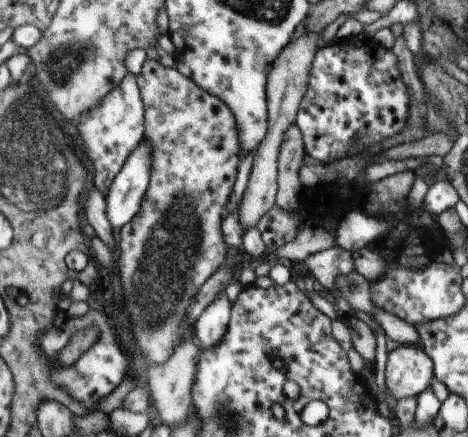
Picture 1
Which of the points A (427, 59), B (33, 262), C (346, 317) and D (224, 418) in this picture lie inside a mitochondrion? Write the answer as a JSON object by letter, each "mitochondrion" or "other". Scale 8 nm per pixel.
{"A":"other","B":"other","C":"other","D":"mitochondrion"}

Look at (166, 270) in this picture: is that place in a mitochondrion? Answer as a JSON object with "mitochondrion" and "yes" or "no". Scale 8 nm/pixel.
{"mitochondrion":"yes"}

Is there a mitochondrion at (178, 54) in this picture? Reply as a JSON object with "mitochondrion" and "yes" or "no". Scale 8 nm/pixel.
{"mitochondrion":"no"}

